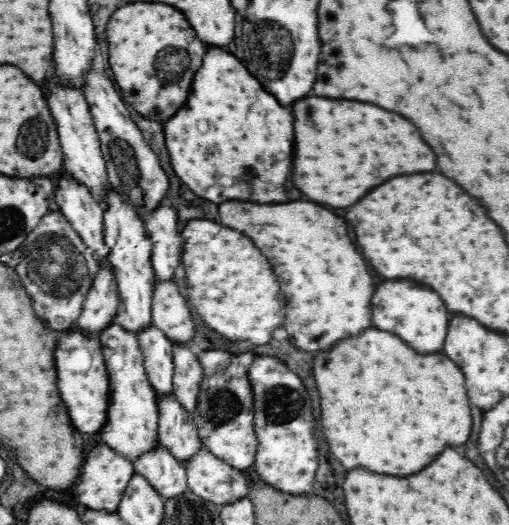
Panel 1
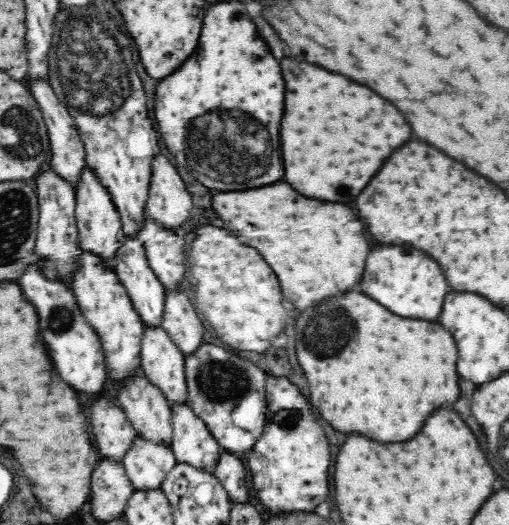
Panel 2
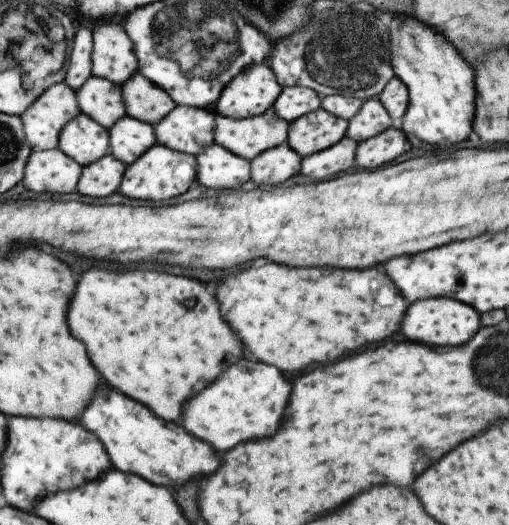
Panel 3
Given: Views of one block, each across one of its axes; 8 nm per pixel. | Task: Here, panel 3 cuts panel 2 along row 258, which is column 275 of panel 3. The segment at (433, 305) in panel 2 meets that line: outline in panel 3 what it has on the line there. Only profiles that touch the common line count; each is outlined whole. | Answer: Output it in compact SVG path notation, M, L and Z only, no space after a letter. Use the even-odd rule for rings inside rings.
M239 360L217 376L217 380L183 404L183 428L195 438L209 442L217 452L225 452L239 442L267 438L277 432L287 406L291 384L275 368L253 360Z

